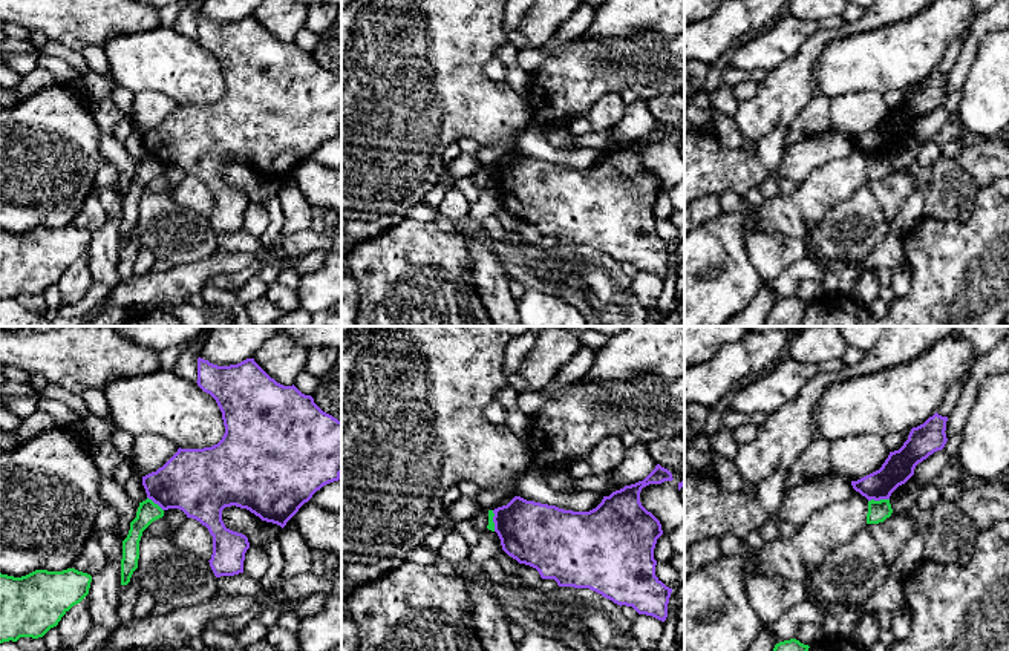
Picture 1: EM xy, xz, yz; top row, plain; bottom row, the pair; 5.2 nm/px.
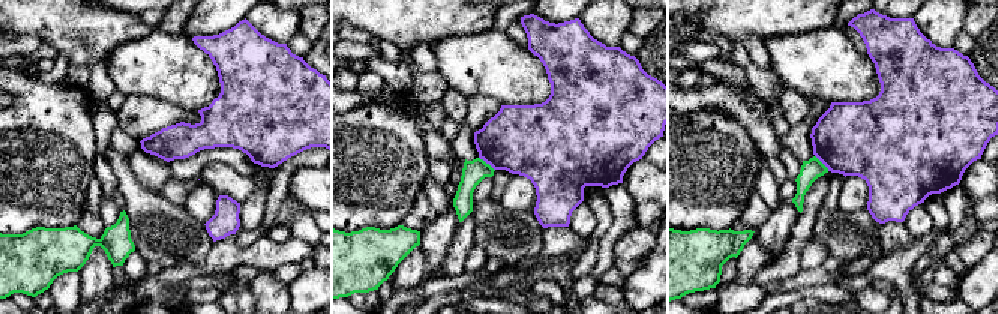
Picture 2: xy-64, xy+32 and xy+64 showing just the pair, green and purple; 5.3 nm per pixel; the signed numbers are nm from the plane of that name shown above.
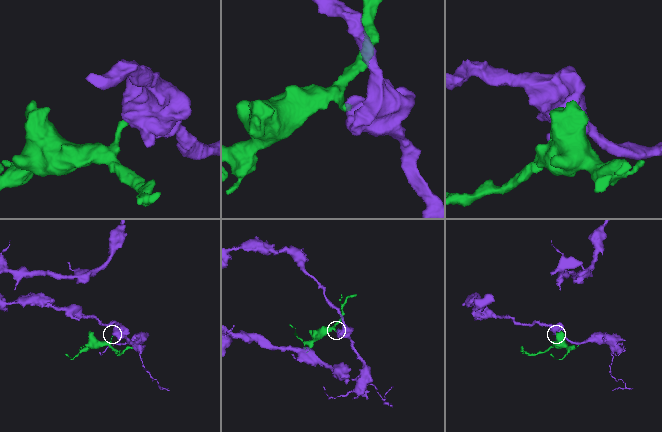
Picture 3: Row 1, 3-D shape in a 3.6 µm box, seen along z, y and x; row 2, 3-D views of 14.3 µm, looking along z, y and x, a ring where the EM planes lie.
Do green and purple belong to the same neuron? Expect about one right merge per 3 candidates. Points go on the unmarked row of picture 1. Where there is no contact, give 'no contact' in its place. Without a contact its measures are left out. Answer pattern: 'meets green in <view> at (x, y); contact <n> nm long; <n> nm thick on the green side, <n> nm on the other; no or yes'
meets green in yz at (878, 158); contact 110 nm long; 110 nm thick on the green side, 160 nm on the other; no

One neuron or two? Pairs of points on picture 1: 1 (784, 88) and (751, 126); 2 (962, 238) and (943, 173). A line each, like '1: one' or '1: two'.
1: one
2: two

